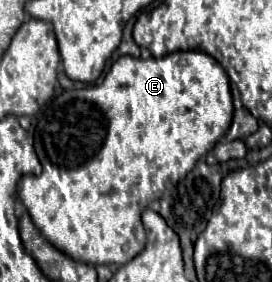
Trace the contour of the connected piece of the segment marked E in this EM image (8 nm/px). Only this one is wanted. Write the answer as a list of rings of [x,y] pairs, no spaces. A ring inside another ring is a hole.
[[[173,52],[165,58],[133,58],[133,56],[121,56],[111,70],[107,72],[105,80],[97,86],[81,88],[81,90],[65,90],[63,94],[55,96],[51,102],[47,102],[39,114],[37,128],[35,128],[35,152],[41,160],[43,172],[37,180],[29,180],[29,174],[19,180],[17,194],[27,206],[27,212],[33,220],[33,224],[39,228],[39,232],[61,252],[69,254],[77,262],[85,264],[125,264],[131,258],[135,258],[145,248],[145,228],[141,224],[141,212],[159,198],[165,190],[171,190],[179,180],[185,178],[185,174],[195,166],[195,162],[207,154],[213,144],[225,136],[233,119],[233,98],[229,88],[229,78],[223,66],[211,58],[205,52]]]

